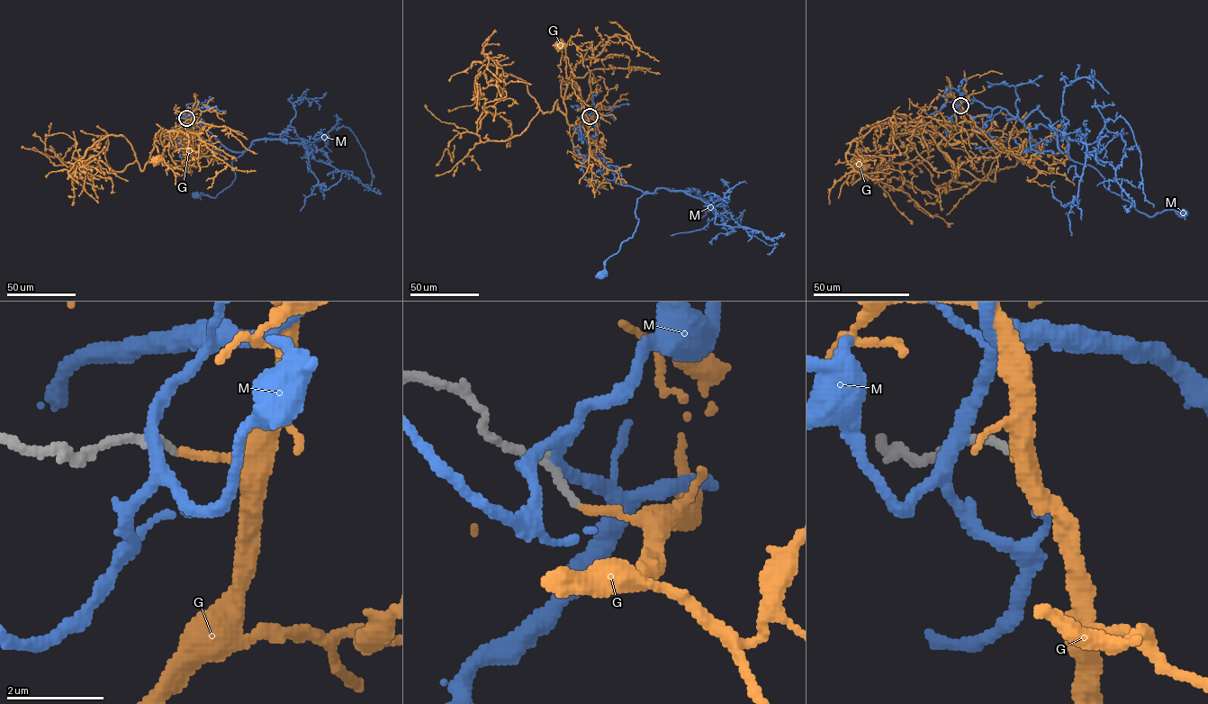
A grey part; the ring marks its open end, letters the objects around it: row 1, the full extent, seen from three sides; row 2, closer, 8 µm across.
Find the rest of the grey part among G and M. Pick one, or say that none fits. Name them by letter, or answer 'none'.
G

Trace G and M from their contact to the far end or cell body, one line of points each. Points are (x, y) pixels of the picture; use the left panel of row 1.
G: (187, 118), (188, 123), (168, 136), (163, 146), (160, 135), (173, 132), (162, 157), (155, 160)
M: (185, 118), (201, 130), (202, 119), (227, 148), (245, 151), (233, 159), (229, 187), (215, 197), (195, 195)

